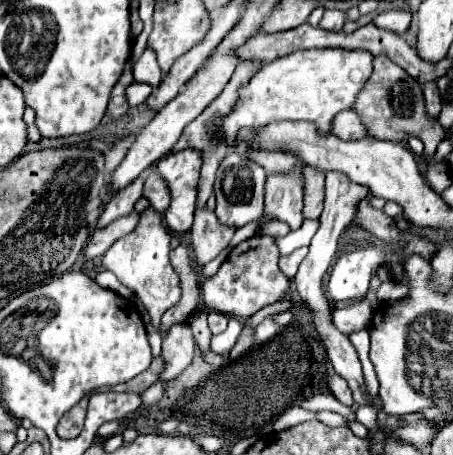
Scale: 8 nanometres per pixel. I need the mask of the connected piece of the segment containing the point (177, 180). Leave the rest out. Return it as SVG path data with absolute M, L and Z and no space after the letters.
M184 149L180 153L170 153L158 163L160 175L170 191L170 207L166 209L164 219L168 223L168 229L174 233L186 233L192 229L200 167L200 149Z

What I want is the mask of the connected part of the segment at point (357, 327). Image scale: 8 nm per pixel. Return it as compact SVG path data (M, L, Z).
M366 299L360 301L360 303L354 303L354 305L348 305L344 309L336 309L332 313L332 319L336 323L336 327L340 327L342 333L350 335L354 331L362 331L362 329L368 329L370 321L372 321L372 315L374 311L378 309L378 305L374 307L372 303L368 303Z

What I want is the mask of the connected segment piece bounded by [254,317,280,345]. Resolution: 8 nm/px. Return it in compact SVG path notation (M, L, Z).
M266 317L266 319L256 327L256 333L254 333L254 335L256 335L256 345L270 341L278 331L280 331L280 327L272 321L272 317Z

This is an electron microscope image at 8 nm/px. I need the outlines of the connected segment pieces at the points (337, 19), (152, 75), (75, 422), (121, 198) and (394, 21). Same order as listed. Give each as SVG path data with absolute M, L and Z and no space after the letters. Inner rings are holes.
M326 9L324 17L322 17L322 21L320 21L318 25L320 25L320 27L324 27L324 29L328 29L328 31L342 31L344 21L346 21L346 17L344 17L344 13L342 13L342 11Z
M146 47L144 53L140 55L140 59L136 61L136 65L134 65L134 79L142 81L142 83L148 83L154 89L160 85L162 71L160 71L160 67L156 63L156 53L150 47Z
M88 397L80 399L78 405L74 405L70 411L66 411L58 423L58 435L62 439L72 439L76 437L84 426L86 417L86 407L88 407Z
M138 177L134 183L130 183L122 191L118 191L110 199L106 209L102 211L102 215L98 219L98 227L106 227L108 223L112 223L124 215L130 215L134 211L134 203L142 197L142 185L144 185L144 177Z
M386 11L386 13L380 13L378 17L374 17L372 23L376 27L384 27L384 31L404 35L406 29L410 27L410 21L412 21L412 15L406 11Z

